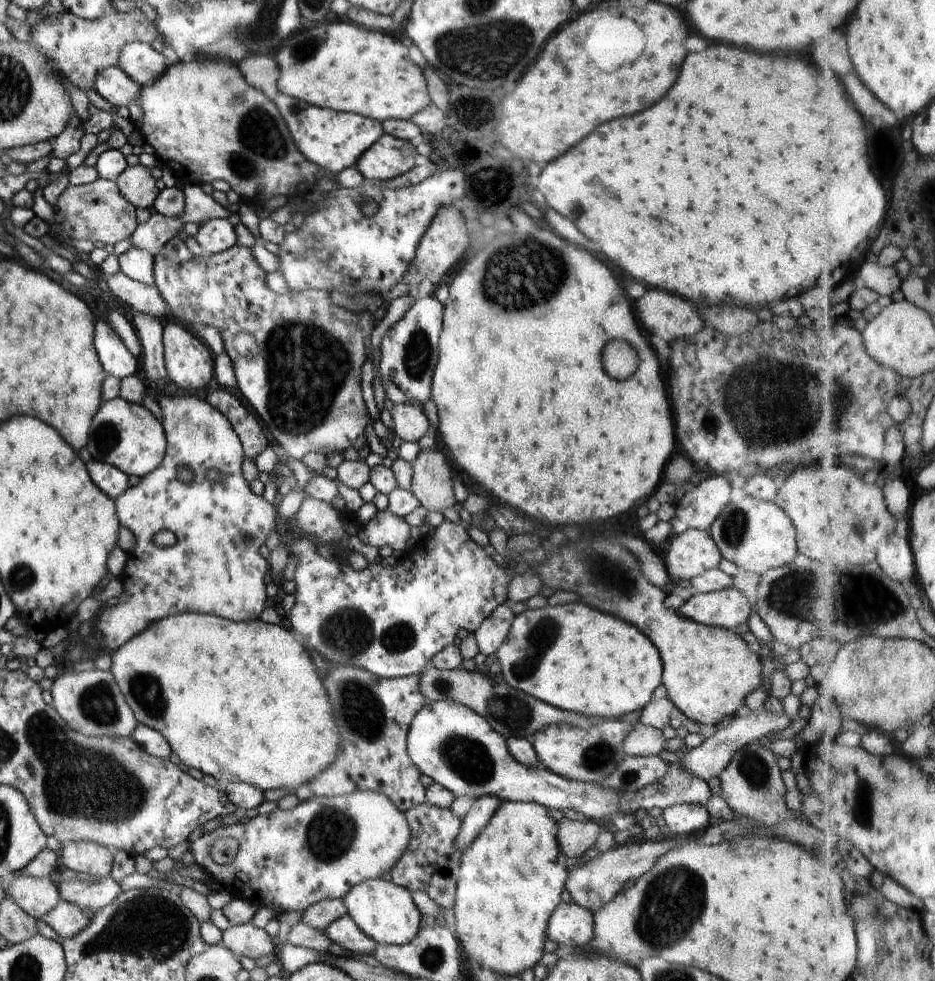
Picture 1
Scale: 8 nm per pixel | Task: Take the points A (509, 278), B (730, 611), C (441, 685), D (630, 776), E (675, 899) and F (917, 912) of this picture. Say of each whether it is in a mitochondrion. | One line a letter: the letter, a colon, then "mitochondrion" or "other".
A: mitochondrion
B: other
C: mitochondrion
D: mitochondrion
E: mitochondrion
F: other

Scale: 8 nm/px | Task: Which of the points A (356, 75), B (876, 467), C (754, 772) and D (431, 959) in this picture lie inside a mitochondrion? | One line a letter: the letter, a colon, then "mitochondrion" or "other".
A: other
B: other
C: mitochondrion
D: mitochondrion

